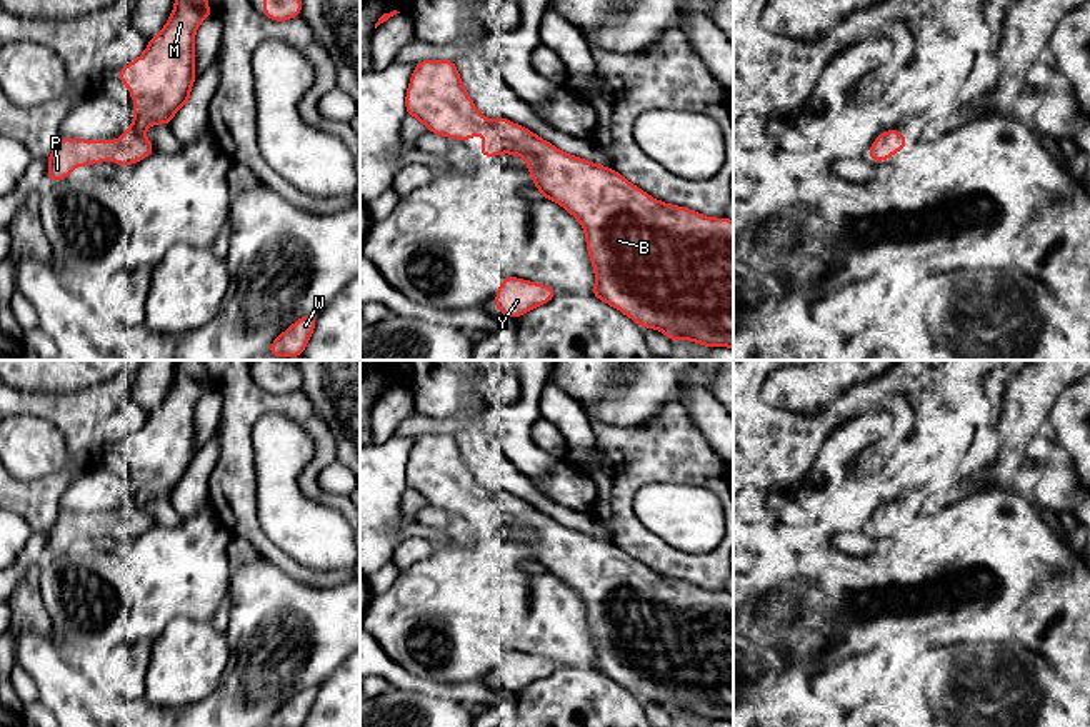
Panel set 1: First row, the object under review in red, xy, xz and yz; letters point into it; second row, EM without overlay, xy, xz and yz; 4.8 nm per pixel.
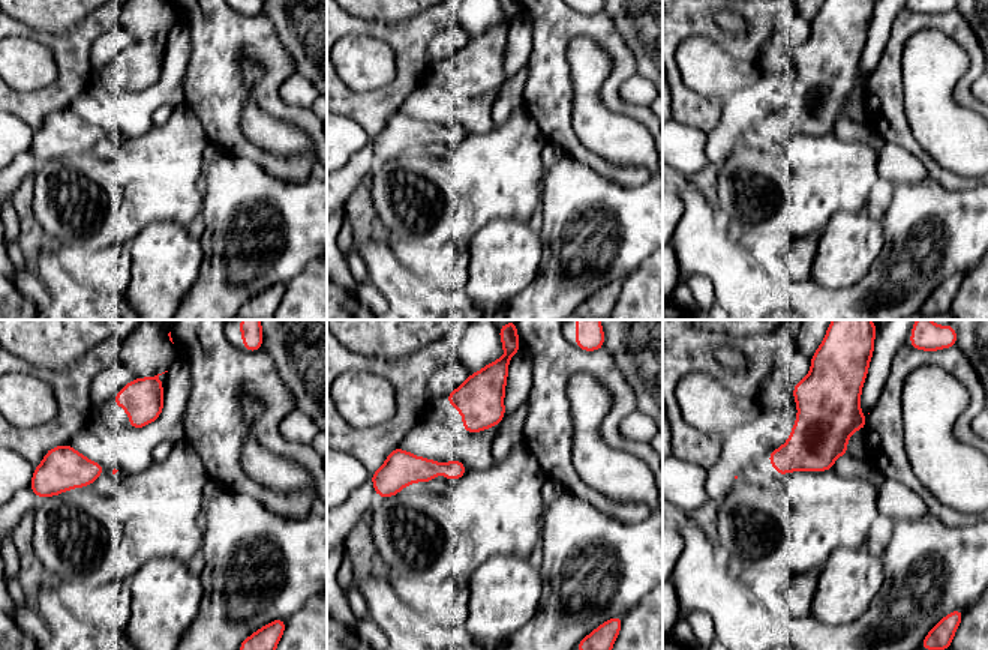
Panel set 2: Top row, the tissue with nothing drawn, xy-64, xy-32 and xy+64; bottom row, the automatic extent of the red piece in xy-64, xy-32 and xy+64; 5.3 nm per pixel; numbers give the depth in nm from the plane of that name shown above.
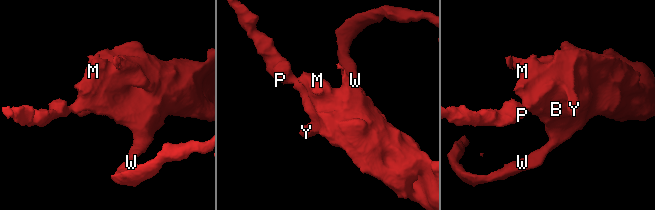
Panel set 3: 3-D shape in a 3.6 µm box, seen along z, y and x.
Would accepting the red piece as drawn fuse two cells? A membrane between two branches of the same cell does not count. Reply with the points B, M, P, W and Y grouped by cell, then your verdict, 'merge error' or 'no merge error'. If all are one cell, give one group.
B M P W Y; no merge error

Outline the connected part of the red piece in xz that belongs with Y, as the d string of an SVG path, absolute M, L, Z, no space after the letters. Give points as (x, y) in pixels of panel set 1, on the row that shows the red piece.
M505 277L495 295L495 307L502 315L518 318L550 302L558 292L545 283L535 283L517 277Z

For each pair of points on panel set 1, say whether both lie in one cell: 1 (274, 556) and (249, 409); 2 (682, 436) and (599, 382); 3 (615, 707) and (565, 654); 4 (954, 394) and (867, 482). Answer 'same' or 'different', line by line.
1: same
2: different
3: different
4: same

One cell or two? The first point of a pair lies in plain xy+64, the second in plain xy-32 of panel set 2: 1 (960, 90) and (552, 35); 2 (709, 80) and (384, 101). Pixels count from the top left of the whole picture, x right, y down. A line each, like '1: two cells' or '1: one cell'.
1: one cell
2: two cells

